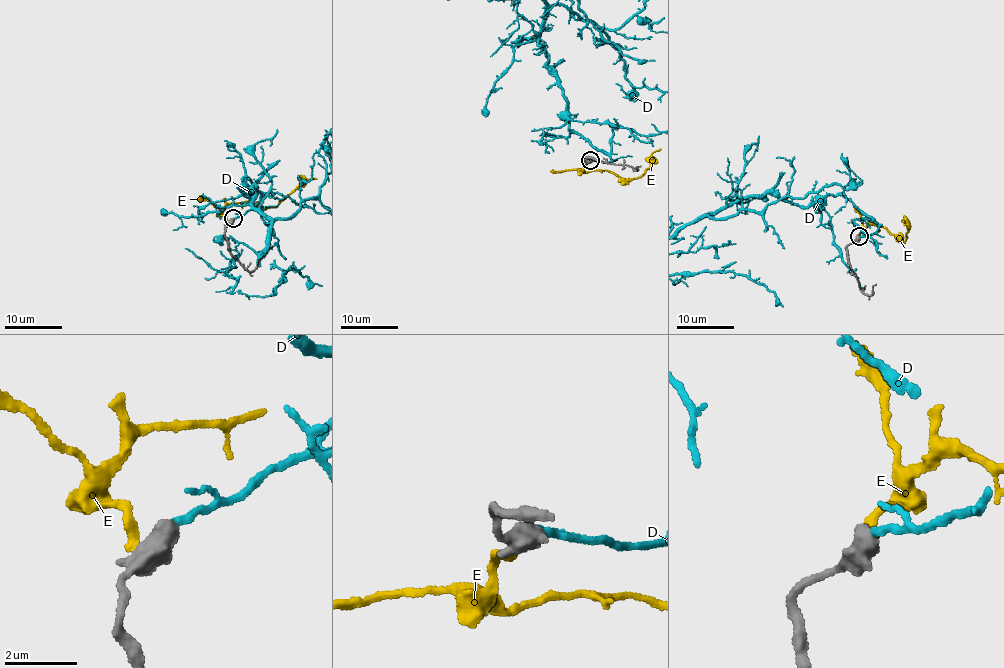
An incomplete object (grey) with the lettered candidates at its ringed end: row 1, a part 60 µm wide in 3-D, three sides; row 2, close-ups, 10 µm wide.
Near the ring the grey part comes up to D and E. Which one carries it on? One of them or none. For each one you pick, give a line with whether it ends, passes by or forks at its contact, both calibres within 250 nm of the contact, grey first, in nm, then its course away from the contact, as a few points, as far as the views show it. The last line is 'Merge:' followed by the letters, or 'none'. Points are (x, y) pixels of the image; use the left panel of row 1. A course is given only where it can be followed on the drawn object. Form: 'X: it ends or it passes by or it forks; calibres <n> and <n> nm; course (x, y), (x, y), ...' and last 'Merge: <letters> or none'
D: it ends; calibres 600 and 200 nm
Merge: D

